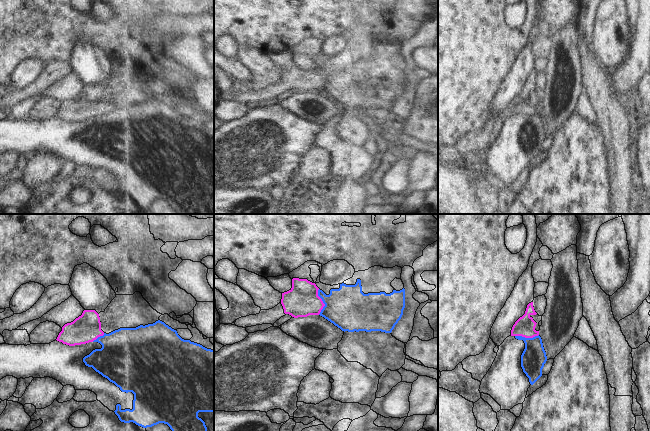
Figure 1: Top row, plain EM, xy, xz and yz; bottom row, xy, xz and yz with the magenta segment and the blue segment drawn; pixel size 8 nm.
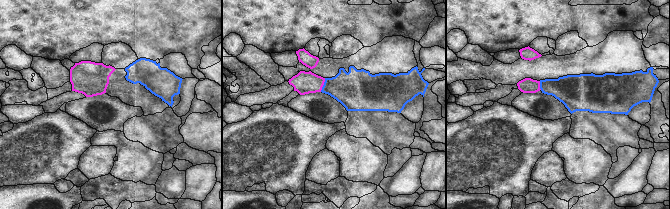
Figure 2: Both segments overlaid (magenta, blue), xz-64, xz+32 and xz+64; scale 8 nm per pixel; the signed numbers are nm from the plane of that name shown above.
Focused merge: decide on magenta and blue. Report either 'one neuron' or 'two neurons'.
two neurons

